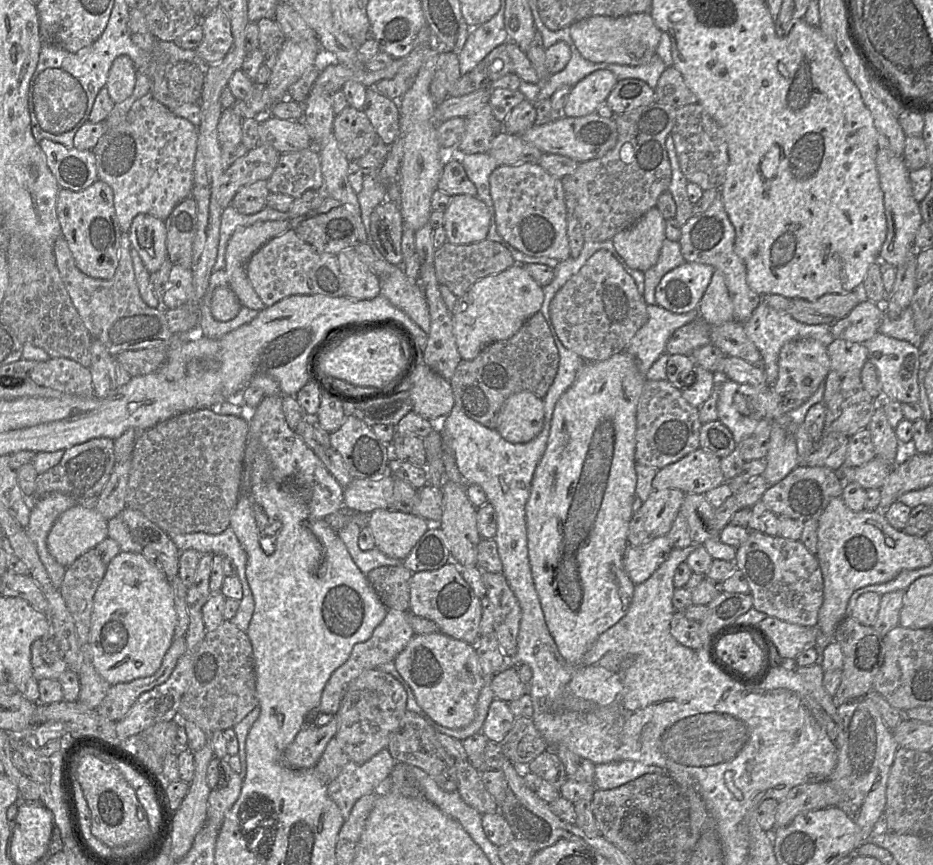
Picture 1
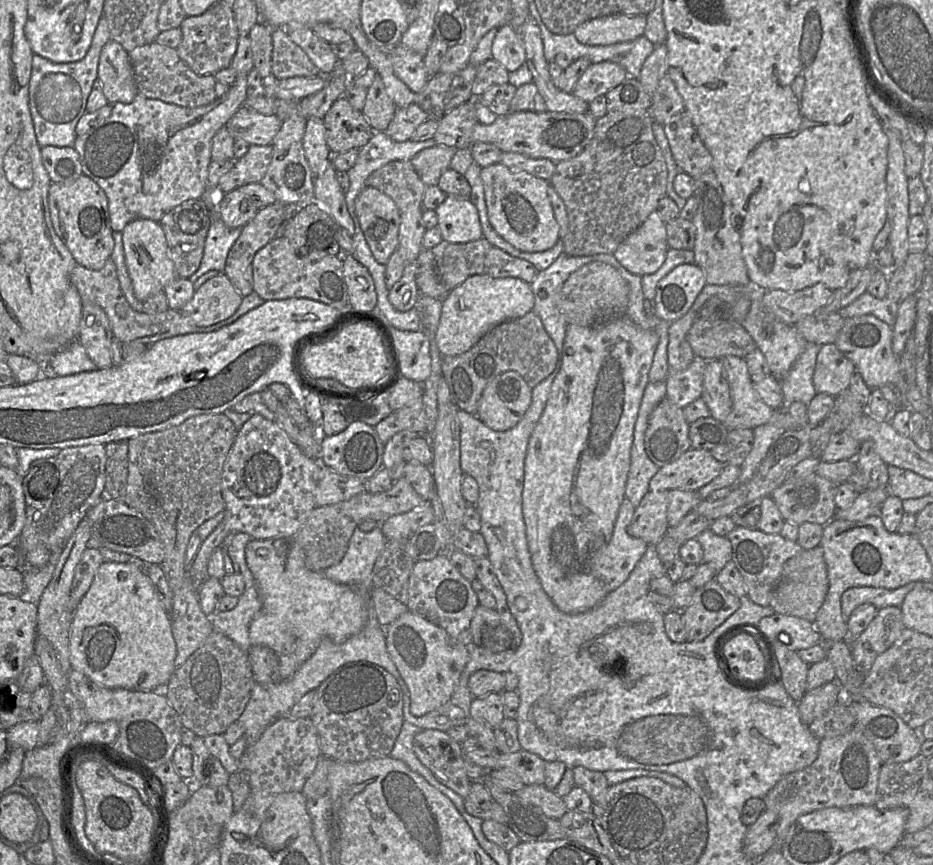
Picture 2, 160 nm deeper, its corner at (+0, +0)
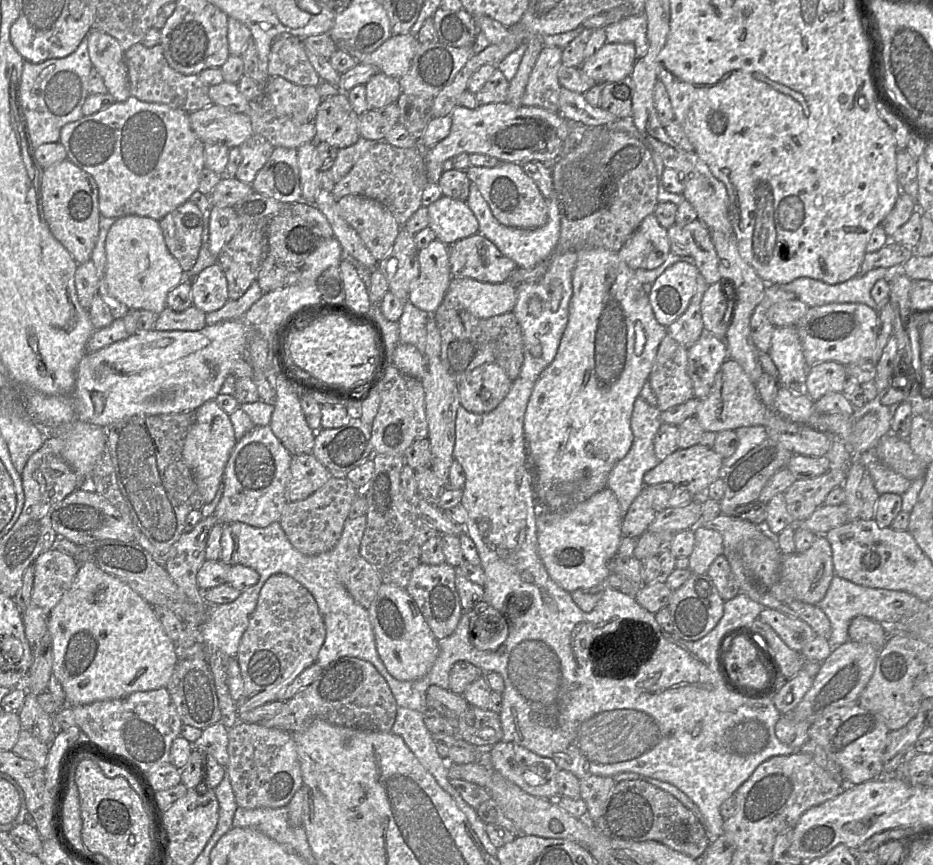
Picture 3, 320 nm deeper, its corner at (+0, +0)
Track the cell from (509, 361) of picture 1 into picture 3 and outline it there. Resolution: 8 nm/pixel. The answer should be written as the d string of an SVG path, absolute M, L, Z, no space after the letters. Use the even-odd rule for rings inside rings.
M462 310L444 323L436 323L441 335L440 360L457 384L475 368L488 363L500 366L511 381L520 373L524 359L521 327L512 312L482 319Z

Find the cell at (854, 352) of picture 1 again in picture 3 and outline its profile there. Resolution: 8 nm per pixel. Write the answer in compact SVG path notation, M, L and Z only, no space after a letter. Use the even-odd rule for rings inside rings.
M821 362L809 368L805 394L817 401L829 392L843 393L848 376L845 366L837 362Z

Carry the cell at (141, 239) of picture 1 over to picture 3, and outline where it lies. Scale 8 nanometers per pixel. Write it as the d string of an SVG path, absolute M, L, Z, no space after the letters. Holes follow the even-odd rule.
M139 215L115 220L105 240L104 279L108 293L130 310L148 310L159 315L166 308L168 293L186 278L168 250L159 221Z

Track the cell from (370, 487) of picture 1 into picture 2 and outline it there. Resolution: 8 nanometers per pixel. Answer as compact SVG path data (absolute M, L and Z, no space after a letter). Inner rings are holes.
M323 466L316 490L316 506L333 505L365 491L364 480L341 475Z

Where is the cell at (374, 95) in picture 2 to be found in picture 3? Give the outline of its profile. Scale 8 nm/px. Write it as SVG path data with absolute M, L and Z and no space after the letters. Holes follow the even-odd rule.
M376 71L366 82L368 109L377 109L396 102L402 94L399 79Z

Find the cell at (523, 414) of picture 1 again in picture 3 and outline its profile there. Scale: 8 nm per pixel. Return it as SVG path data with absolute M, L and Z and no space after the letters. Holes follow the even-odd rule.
M483 364L458 382L460 404L472 413L490 412L506 397L511 385L500 366Z

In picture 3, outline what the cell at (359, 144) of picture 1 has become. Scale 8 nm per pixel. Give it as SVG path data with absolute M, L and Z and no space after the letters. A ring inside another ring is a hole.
M342 91L323 98L317 109L315 128L317 141L338 149L353 145L361 137L358 114Z

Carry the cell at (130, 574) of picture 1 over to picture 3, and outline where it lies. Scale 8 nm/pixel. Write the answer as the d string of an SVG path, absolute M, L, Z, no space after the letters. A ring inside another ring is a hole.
M90 562L79 566L78 573L71 588L51 610L48 618L48 631L50 632L53 641L52 672L63 687L66 695L66 706L90 704L102 700L120 699L134 692L156 690L161 687L166 687L174 672L175 666L179 661L177 646L166 634L162 623L153 610L153 606L118 577L104 572Z

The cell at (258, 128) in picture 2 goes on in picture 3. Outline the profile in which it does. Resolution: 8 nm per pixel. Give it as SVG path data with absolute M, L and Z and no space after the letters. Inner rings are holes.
M216 104L189 113L189 118L193 131L205 145L221 144L231 149L233 147L239 147L254 134L251 120L247 114L243 112L232 112Z

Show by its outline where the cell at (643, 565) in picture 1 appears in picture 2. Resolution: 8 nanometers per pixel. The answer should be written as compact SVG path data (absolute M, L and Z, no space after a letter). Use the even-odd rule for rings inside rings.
M626 497L623 499L609 543L593 558L593 574L607 592L615 590L627 580L647 549L648 544L644 540L627 533L635 508L630 500Z

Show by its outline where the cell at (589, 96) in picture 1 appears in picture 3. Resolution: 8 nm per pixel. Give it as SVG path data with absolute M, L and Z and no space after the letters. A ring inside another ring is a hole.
M607 43L580 66L582 73L596 84L616 82L631 75L636 63L633 43Z

